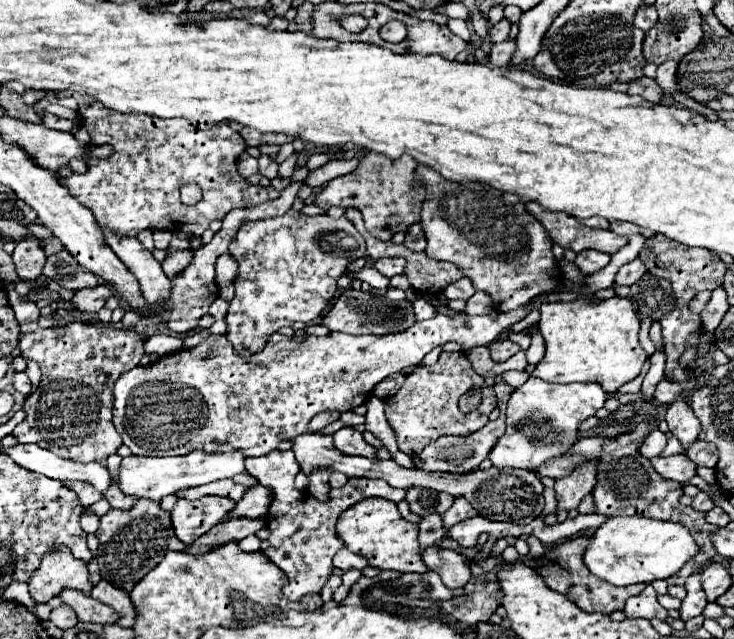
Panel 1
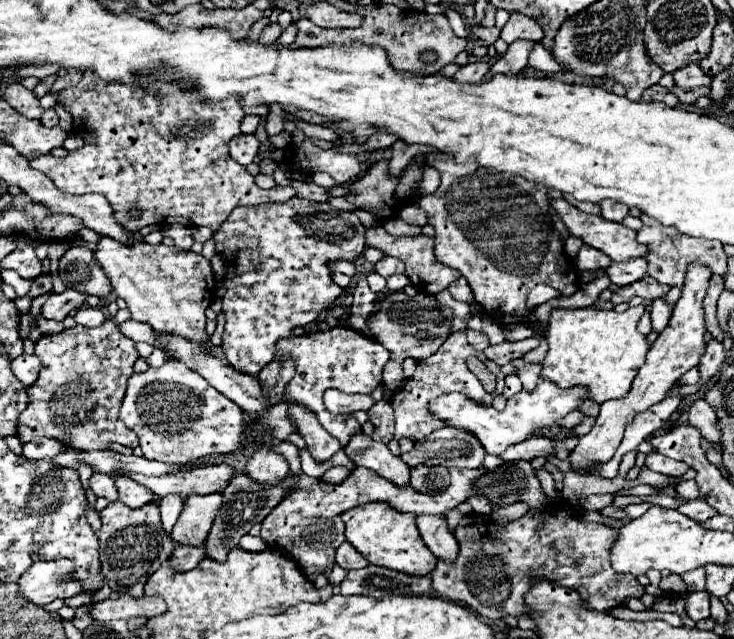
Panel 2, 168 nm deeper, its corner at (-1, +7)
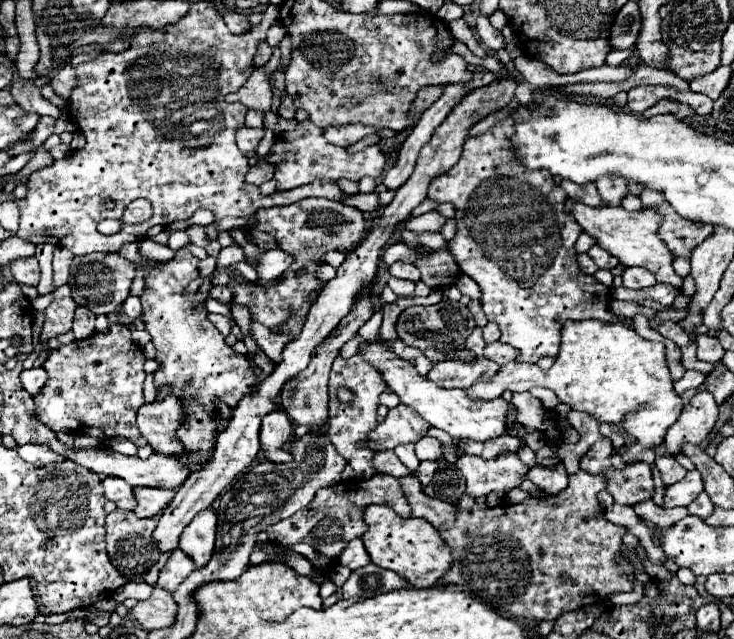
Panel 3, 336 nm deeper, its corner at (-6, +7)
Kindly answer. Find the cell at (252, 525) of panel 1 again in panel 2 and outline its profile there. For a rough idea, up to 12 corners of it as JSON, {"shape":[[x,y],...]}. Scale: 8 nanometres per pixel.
{"shape":[[177,545],[169,559],[175,571],[191,571],[205,557],[201,547]]}

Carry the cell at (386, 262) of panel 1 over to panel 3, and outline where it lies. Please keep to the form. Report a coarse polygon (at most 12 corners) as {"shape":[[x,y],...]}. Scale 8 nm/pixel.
{"shape":[[396,261],[388,267],[392,277],[420,281],[420,271],[410,263]]}

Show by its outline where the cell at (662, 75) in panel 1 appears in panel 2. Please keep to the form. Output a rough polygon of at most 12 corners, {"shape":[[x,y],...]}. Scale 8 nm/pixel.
{"shape":[[697,63],[675,71],[679,87],[709,85],[711,79]]}

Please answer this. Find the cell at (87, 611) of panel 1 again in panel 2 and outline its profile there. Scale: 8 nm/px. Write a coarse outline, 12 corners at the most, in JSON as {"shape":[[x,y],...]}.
{"shape":[[119,595],[95,603],[95,621],[157,617],[165,613],[159,595]]}

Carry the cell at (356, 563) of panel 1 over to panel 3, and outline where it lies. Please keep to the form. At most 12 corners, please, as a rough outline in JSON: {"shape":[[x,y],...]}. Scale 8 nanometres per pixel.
{"shape":[[352,539],[338,563],[356,571],[368,565],[362,541]]}

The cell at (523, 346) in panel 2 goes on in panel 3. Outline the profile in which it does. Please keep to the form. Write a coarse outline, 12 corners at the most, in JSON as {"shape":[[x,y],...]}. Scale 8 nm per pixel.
{"shape":[[500,343],[486,345],[484,357],[498,365],[514,361],[520,353]]}

